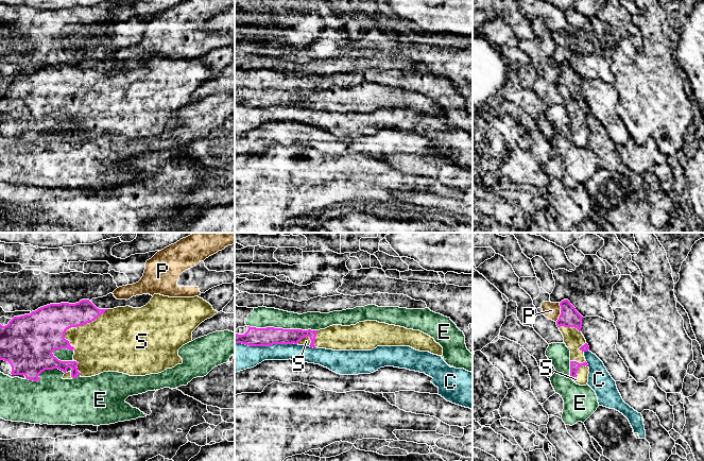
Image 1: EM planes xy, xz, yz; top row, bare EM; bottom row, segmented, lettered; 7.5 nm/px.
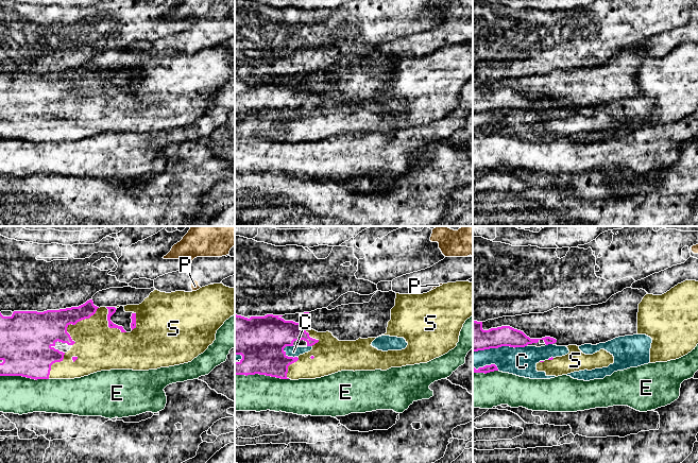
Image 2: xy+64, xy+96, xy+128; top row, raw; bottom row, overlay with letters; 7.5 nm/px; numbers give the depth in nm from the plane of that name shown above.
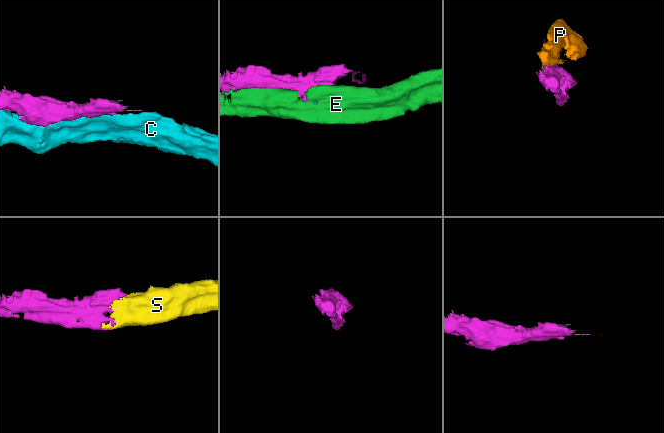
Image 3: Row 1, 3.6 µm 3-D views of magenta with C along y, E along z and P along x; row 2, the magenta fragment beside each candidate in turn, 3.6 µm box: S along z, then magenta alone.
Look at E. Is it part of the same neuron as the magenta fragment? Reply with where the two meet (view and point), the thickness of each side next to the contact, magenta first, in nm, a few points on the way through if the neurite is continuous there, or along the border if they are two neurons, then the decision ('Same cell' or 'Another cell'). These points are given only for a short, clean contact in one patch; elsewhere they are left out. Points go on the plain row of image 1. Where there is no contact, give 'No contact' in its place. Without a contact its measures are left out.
Touches magenta at xz (281, 90). Thickness 140 nm (magenta) against 160 nm. Another cell

